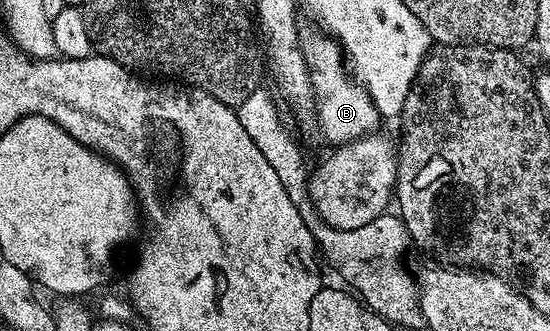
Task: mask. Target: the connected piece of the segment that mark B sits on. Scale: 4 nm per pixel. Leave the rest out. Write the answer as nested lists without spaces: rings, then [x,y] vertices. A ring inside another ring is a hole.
[[[310,35],[302,39],[302,52],[310,70],[316,112],[318,111],[319,133],[330,145],[351,143],[354,139],[375,134],[379,130],[380,116],[372,97],[348,70],[341,46],[333,38],[322,35]]]

